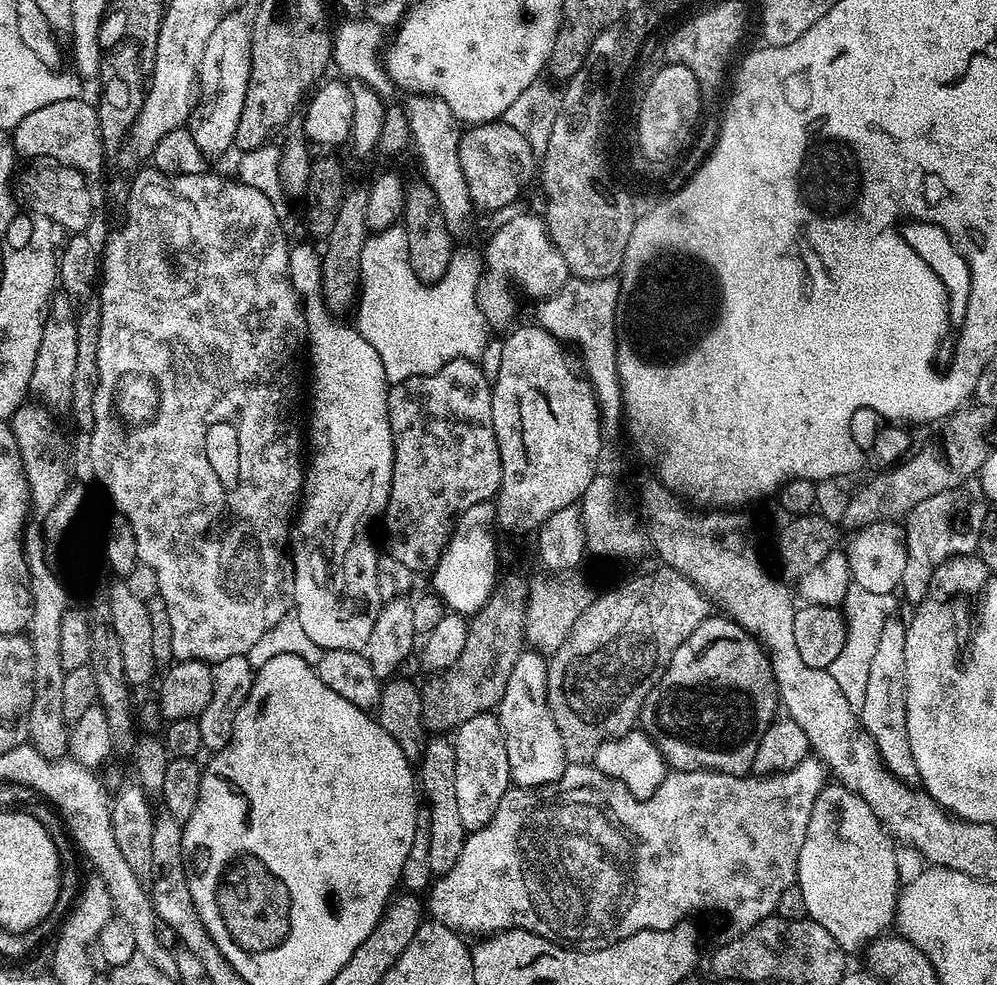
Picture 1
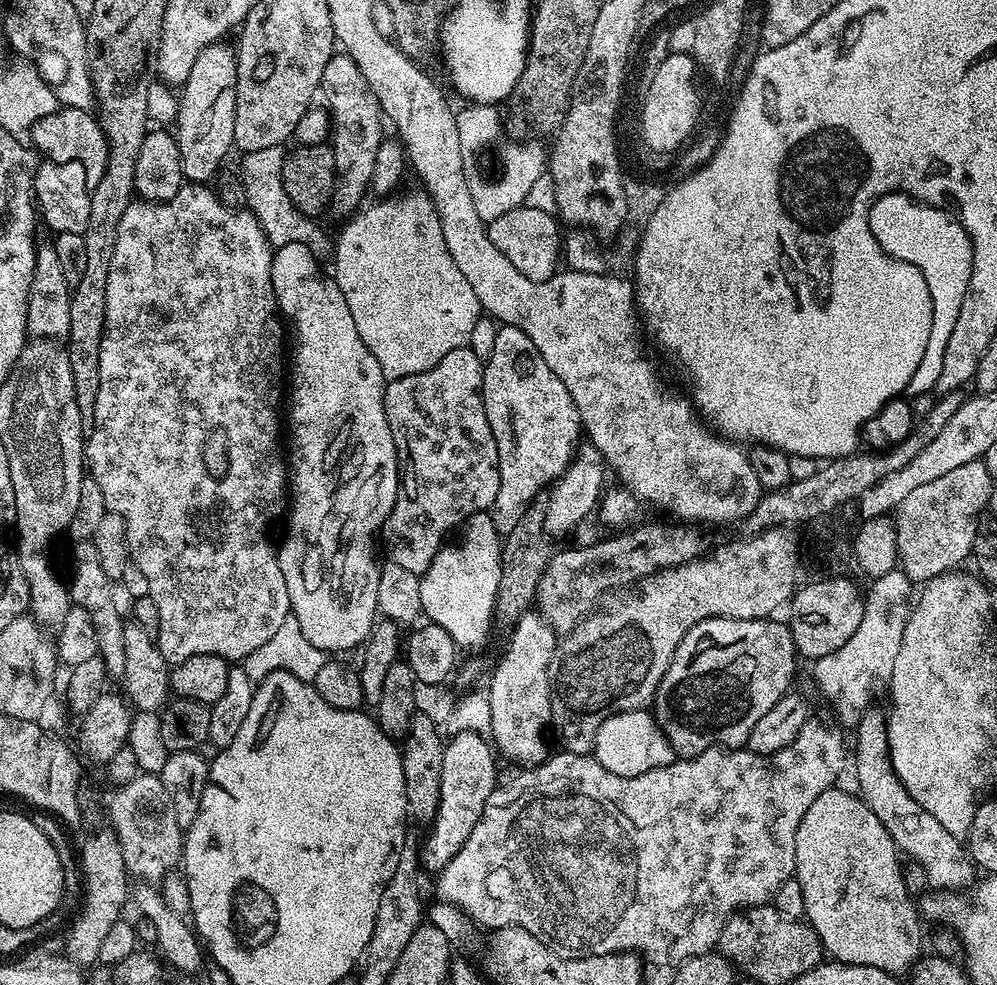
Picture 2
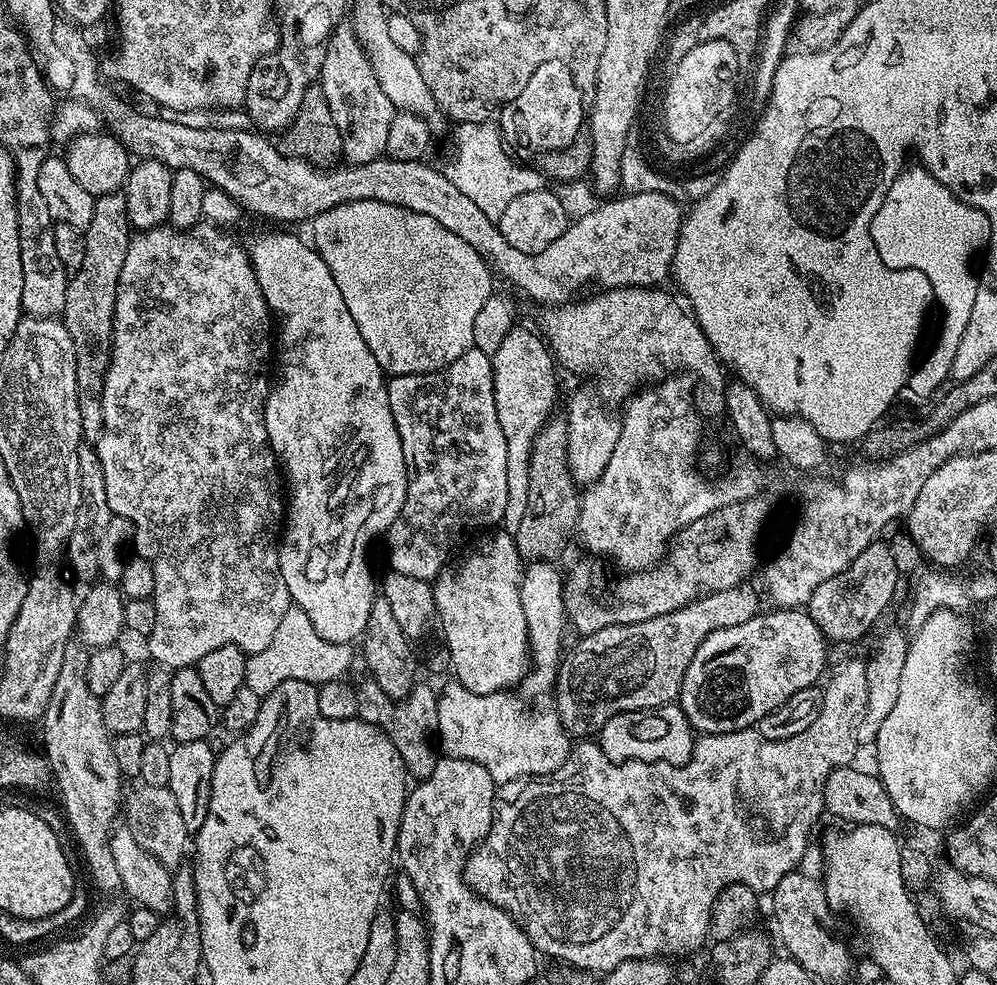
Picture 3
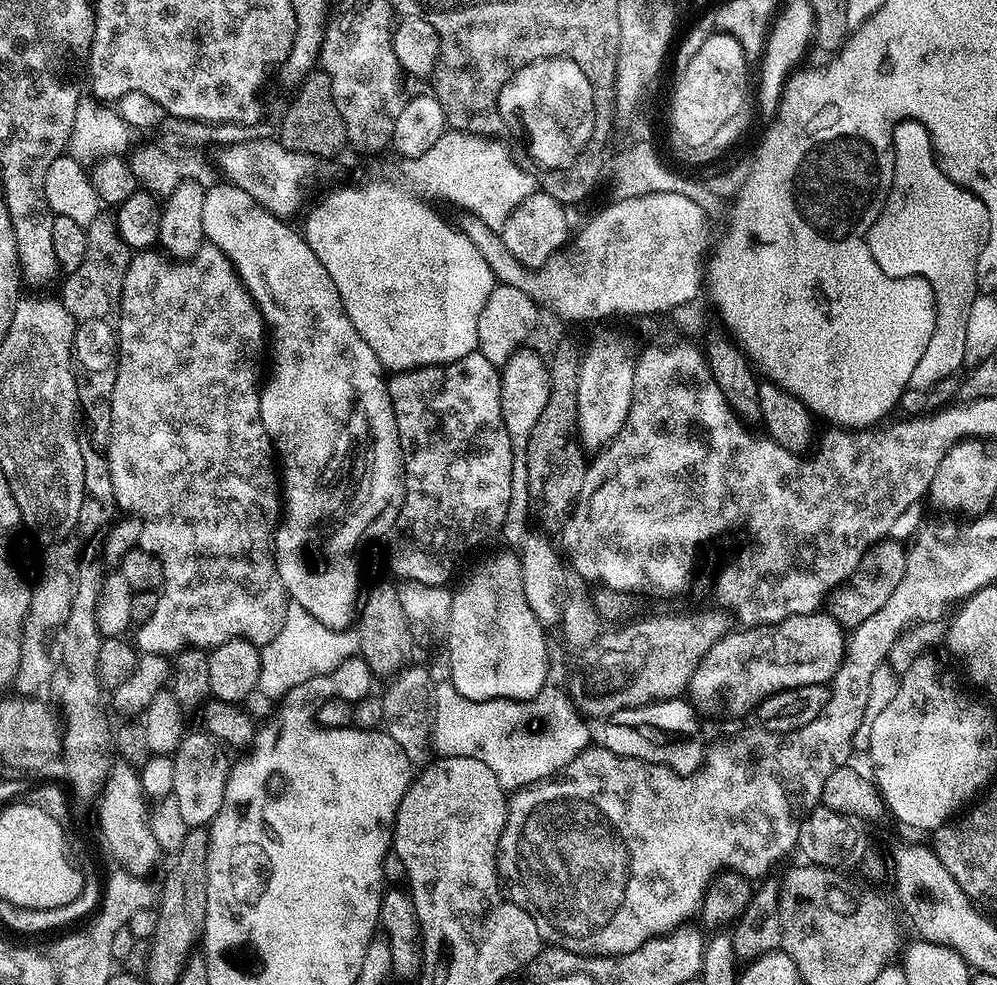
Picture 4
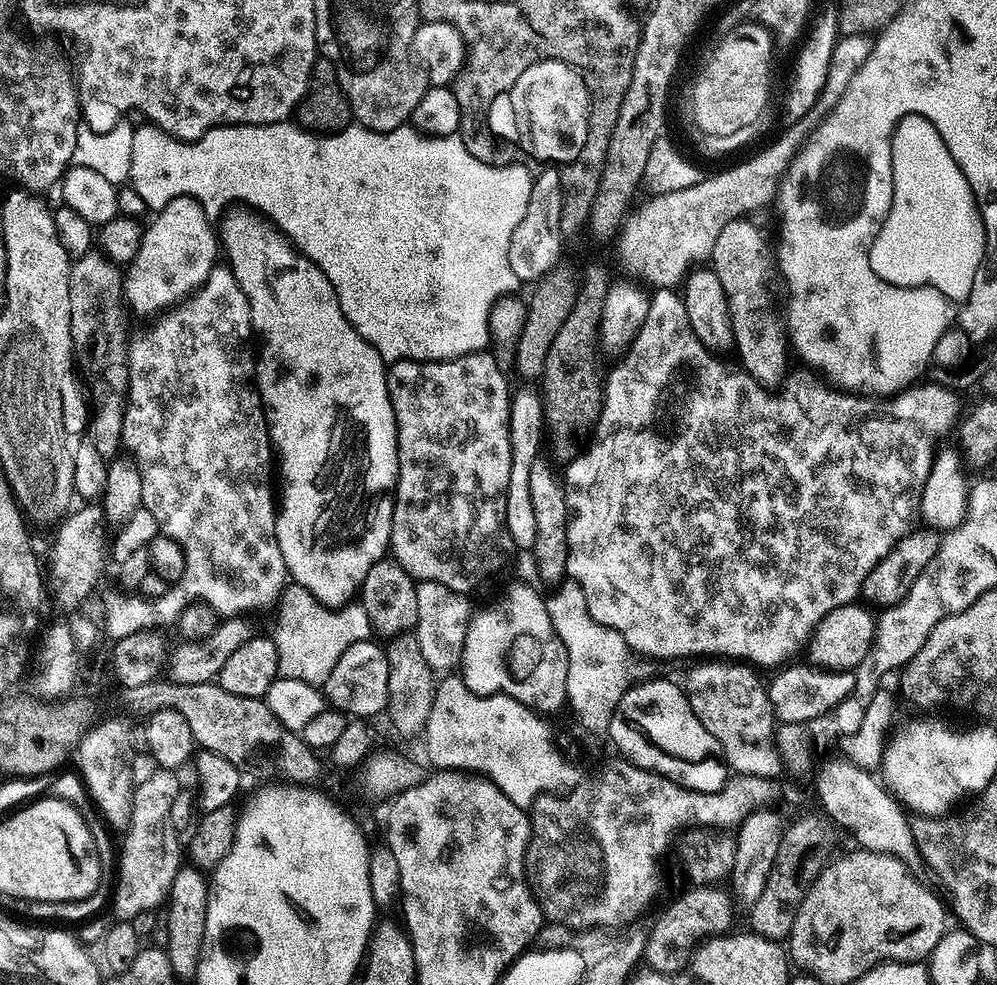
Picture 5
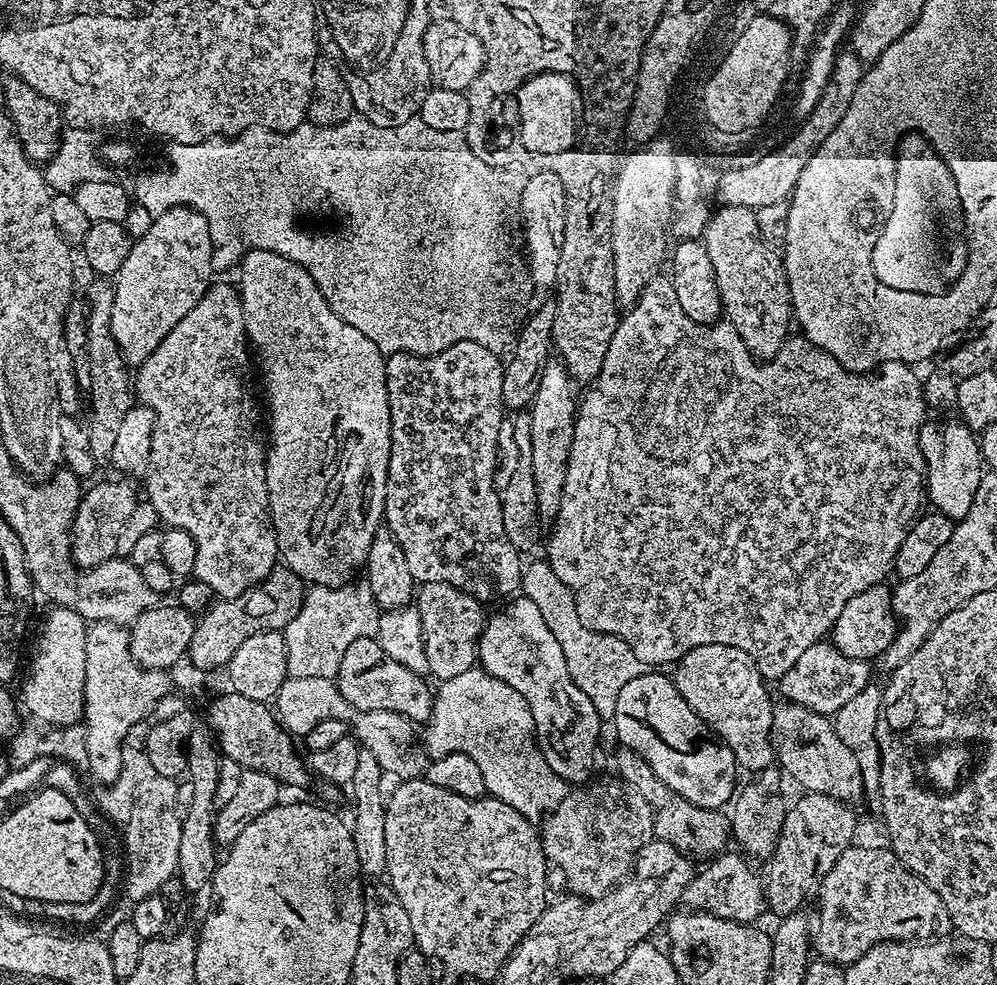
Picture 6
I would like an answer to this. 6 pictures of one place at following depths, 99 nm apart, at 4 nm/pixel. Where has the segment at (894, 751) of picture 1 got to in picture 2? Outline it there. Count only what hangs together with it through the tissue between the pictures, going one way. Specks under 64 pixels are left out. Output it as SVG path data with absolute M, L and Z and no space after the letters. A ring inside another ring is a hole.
M871 708L857 724L856 735L856 778L861 790L858 794L864 804L870 806L882 826L886 827L896 848L905 856L920 863L929 889L963 893L971 889L978 880L978 869L969 856L961 837L950 834L934 814L926 814L922 806L910 797L901 780L893 770L889 750L888 723L885 713Z

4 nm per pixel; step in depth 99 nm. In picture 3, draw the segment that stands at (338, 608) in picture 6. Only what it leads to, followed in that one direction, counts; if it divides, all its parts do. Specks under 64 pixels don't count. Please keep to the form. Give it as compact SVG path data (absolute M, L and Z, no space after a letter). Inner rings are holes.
M290 606L286 614L282 614L282 622L270 646L247 657L243 687L254 690L254 694L263 698L270 694L270 690L274 690L274 686L282 686L282 682L297 680L310 686L319 686L331 680L339 680L352 664L352 650L352 644L326 642L326 638L314 630L310 618L306 618L306 610Z

